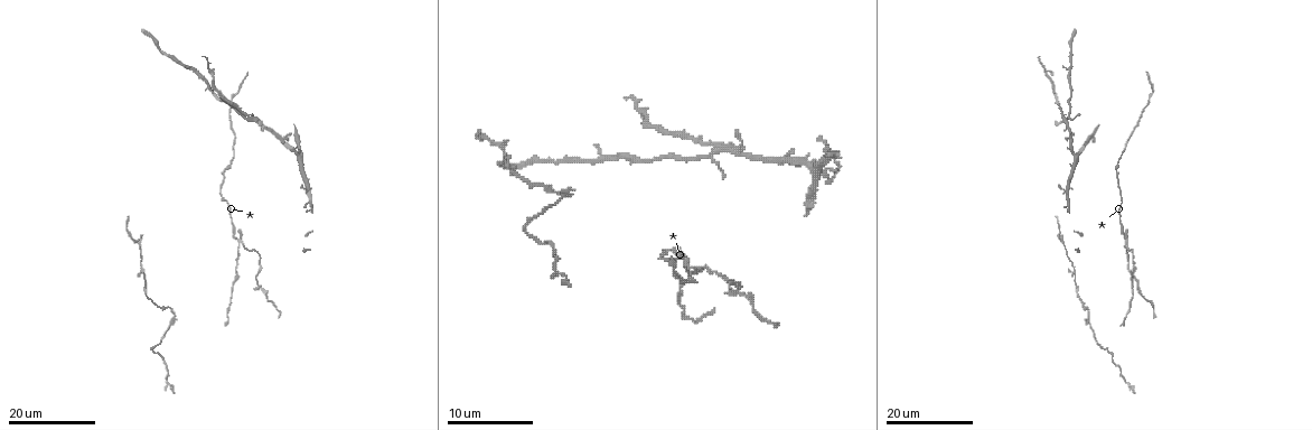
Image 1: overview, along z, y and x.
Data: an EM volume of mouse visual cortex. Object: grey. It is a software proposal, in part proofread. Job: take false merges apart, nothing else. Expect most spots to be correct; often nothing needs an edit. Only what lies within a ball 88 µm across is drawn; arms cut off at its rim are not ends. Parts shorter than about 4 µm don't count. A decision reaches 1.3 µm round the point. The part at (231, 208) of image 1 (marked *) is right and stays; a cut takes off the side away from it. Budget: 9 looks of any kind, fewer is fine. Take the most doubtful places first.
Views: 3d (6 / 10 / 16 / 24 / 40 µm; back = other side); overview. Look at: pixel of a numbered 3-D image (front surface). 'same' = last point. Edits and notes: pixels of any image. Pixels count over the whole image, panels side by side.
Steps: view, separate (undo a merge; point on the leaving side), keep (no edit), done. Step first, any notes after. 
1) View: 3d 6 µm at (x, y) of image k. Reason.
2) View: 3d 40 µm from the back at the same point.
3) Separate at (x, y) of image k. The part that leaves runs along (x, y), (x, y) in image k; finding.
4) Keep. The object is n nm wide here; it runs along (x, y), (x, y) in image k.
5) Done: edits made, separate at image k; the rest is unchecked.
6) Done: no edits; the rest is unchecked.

View: 3d 16 µm at (1127, 242) of image 1. Four or more arms meet.

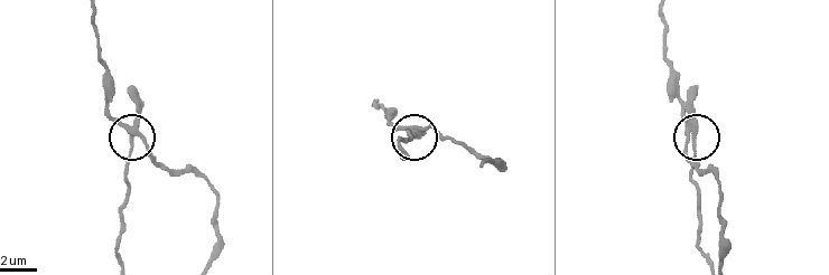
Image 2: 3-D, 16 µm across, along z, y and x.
View: 3d 6 µm at (133, 133) of image 2.

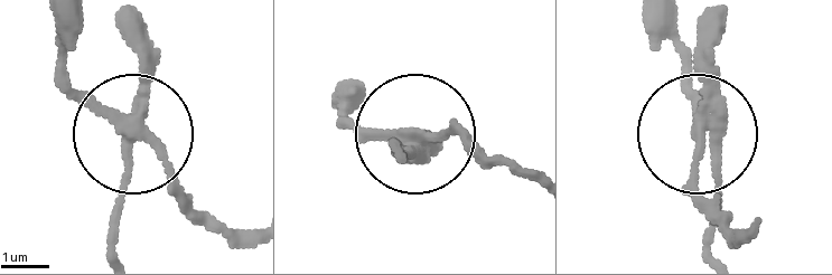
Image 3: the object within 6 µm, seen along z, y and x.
Separate at (129, 163) of image 3. 4 arms meet here; the part that leaves runs along (138, 104), (113, 245) in image 3; two neurons meet here.

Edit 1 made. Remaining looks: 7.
View: overview.

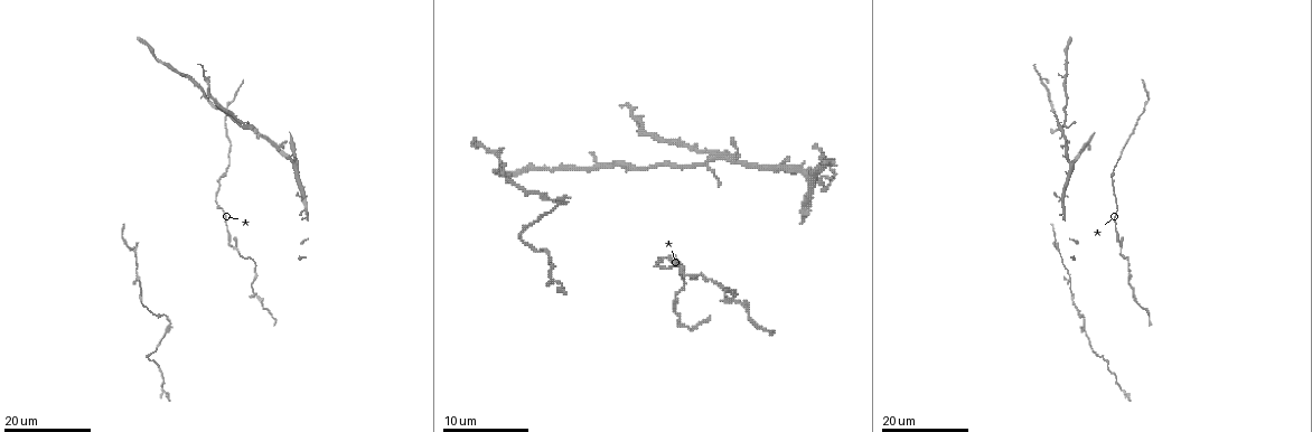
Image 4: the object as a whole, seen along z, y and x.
View: 3d 24 µm at (1083, 321) of image 4.

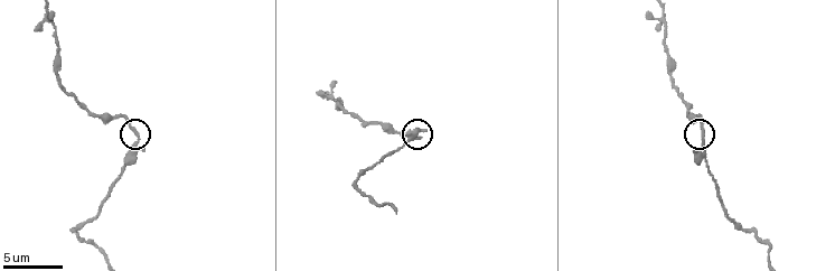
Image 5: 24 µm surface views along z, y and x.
View: 3d 10 µm at (701, 131) of image 5.

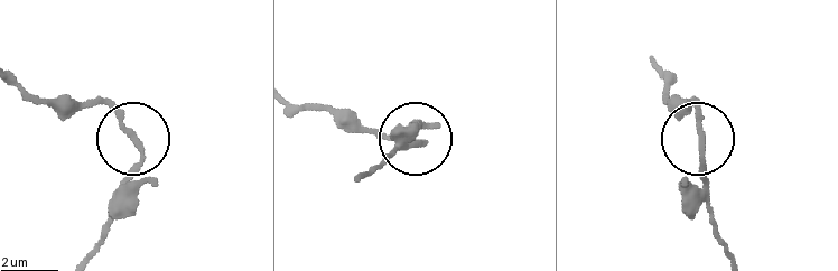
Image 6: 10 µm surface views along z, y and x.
Keep. All the same neuron.

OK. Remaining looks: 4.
View: 3d 24 µm at (715, 154) of image 4. Small branch off a trunk.

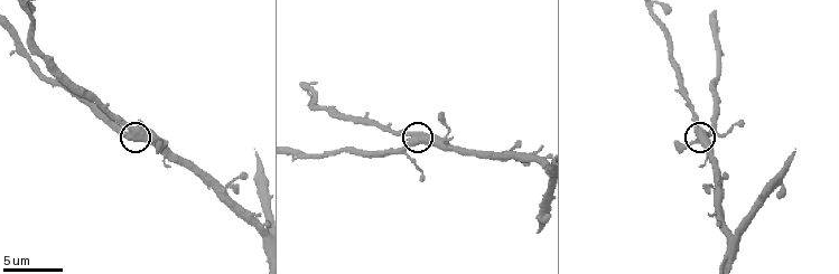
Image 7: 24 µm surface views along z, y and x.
View: 3d 6 µm at (415, 132) of image 7. Zoom in.

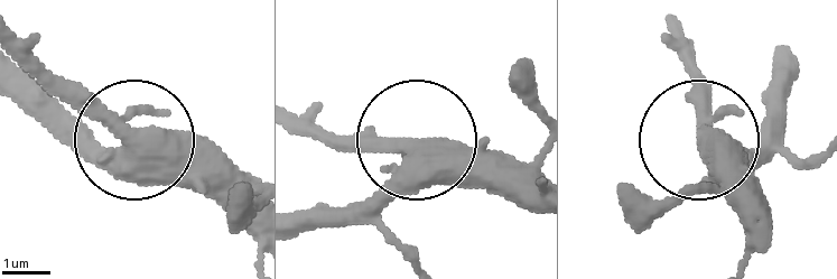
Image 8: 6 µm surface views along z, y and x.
View: 3d 6 µm from the back at (136, 137) of image 8.

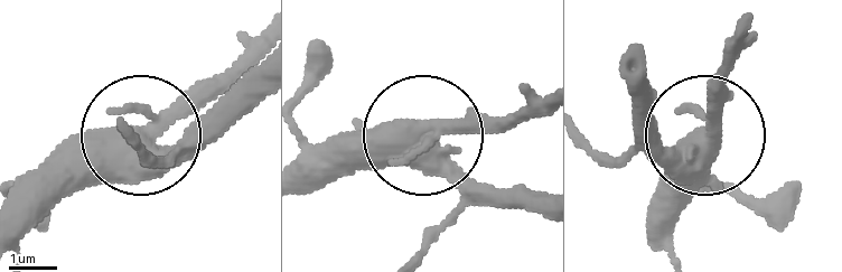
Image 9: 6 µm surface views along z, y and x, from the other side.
Keep. The object is 370 nm wide here; all the same neuron.

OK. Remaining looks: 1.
Done: edits made, separate at image 3; the rest is unchecked.

